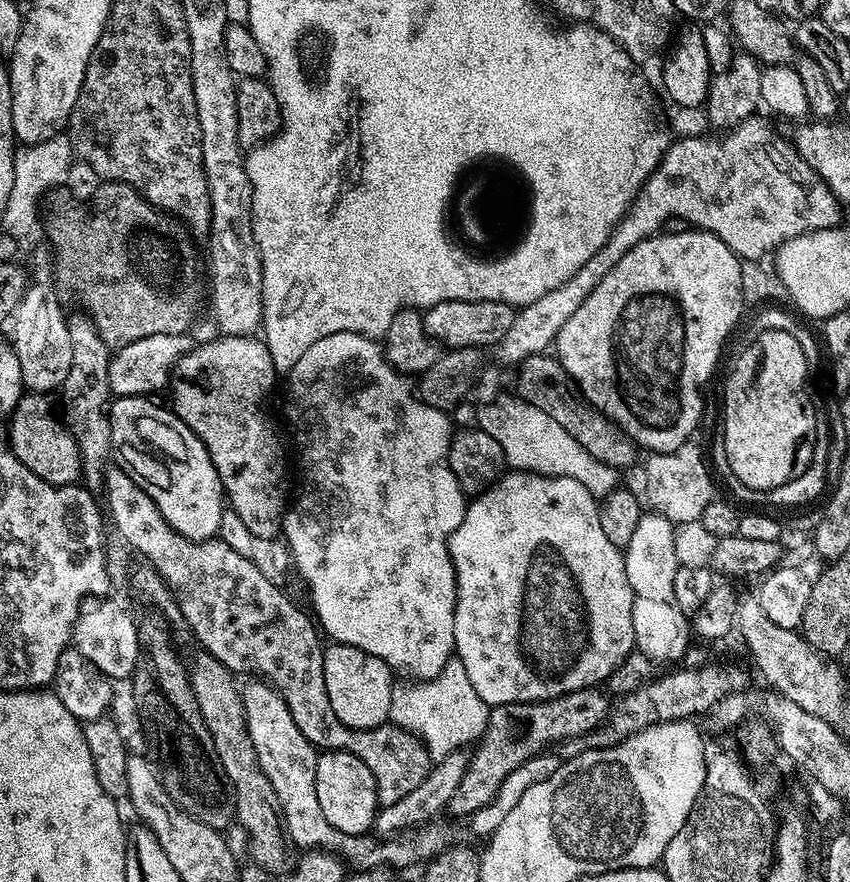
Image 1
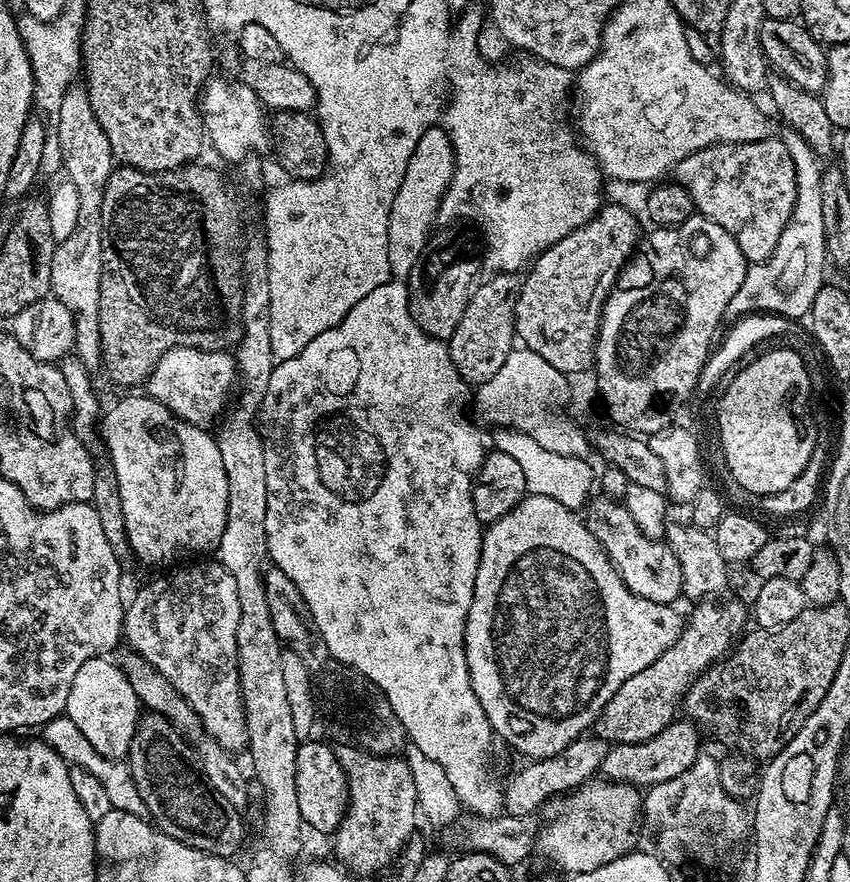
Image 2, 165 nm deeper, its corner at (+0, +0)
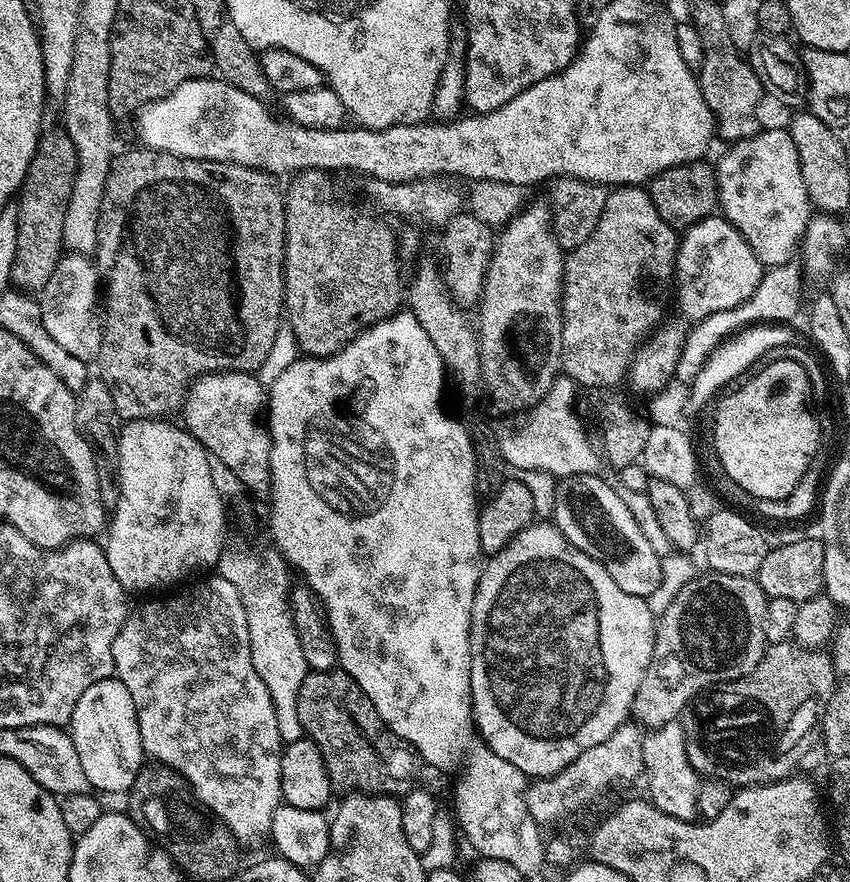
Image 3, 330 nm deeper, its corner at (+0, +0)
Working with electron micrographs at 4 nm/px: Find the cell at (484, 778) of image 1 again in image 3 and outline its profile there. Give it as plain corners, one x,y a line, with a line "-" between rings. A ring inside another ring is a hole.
708,570
687,582
686,586
678,591
666,612
658,617
657,646
652,652
652,660
636,691
631,715
637,716
635,719
645,729
661,728
664,724
673,723
677,719
676,715
688,703
689,707
694,698
699,697
705,690
729,680
736,680
750,670
754,670
754,666
758,666
758,662
764,657
766,647
764,638
765,603
764,592
760,589
759,583
750,576
722,574

